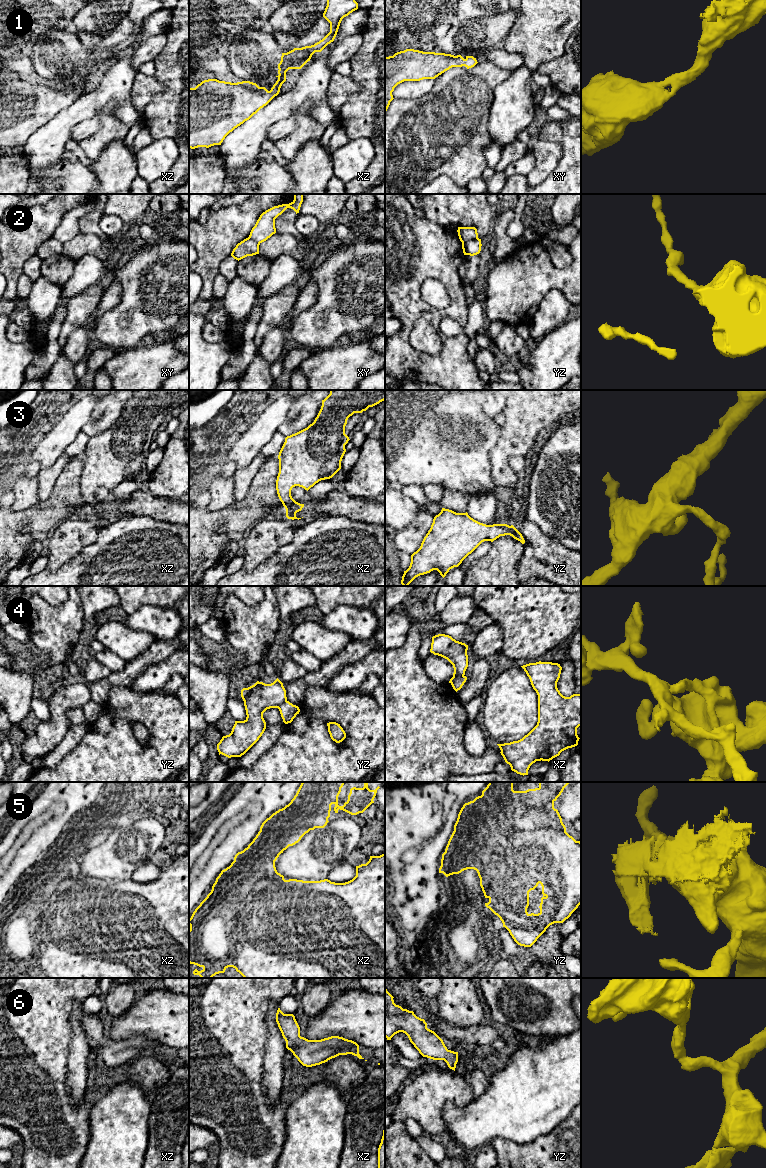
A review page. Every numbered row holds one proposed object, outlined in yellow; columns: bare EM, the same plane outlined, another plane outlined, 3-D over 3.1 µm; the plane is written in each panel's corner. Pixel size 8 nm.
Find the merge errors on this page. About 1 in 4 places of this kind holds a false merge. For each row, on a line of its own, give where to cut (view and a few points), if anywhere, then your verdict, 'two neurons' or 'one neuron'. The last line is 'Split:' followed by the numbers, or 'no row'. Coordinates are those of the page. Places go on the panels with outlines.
1: no cut; one neuron
2: cut in yz along (478, 238), (468, 240), (462, 244); two neurons
3: no cut; one neuron
4: cut in xz along (463, 675), (454, 678), (450, 682); two neurons
5: cut in xz along (248, 846), (263, 846), (266, 855), (274, 862); two neurons
6: no cut; one neuron
Split: 2, 4, 5

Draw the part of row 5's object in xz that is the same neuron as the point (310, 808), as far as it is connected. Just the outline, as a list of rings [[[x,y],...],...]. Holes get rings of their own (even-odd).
[[[302,782],[296,795],[284,808],[279,809],[267,818],[261,825],[260,831],[248,845],[248,847],[265,847],[267,857],[274,862],[279,855],[289,846],[298,843],[301,838],[310,830],[324,828],[330,817],[331,805],[334,804],[334,811],[343,810],[351,815],[363,813],[372,803],[379,786],[375,790],[368,788],[368,782],[363,788],[353,787],[350,789],[348,800],[343,806],[338,805],[338,796],[345,782]]]

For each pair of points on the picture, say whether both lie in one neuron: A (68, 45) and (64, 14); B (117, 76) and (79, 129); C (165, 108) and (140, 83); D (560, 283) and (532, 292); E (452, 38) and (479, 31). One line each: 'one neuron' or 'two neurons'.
A: two neurons
B: two neurons
C: two neurons
D: one neuron
E: one neuron

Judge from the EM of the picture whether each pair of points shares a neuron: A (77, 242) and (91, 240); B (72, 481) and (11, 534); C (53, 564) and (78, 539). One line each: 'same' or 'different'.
A: same
B: same
C: same

